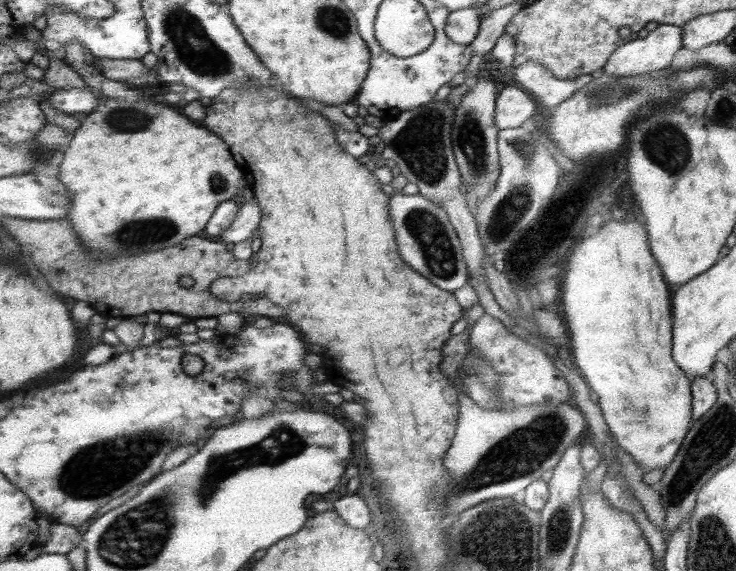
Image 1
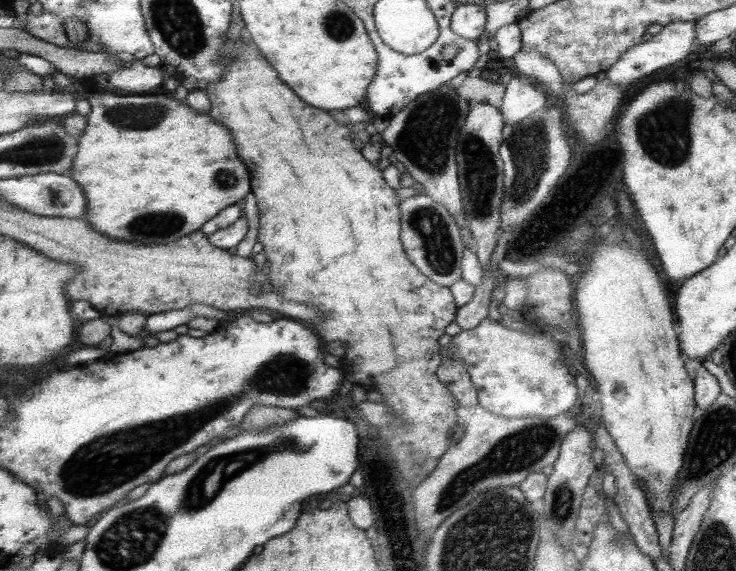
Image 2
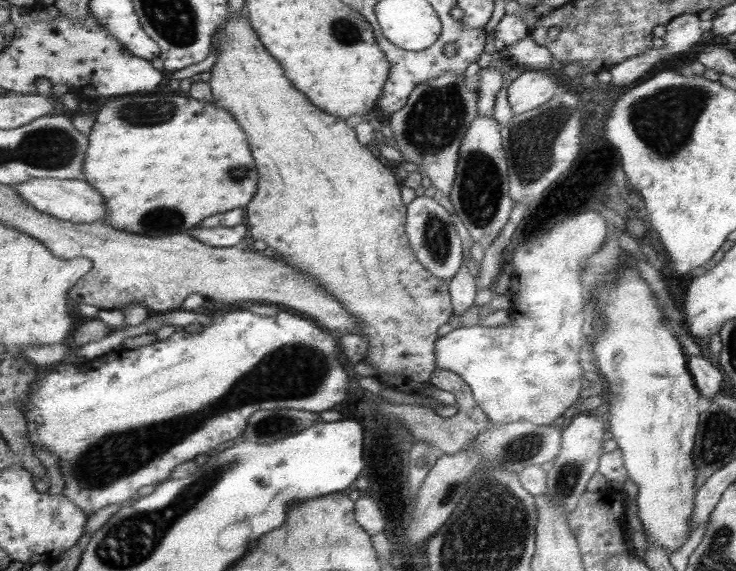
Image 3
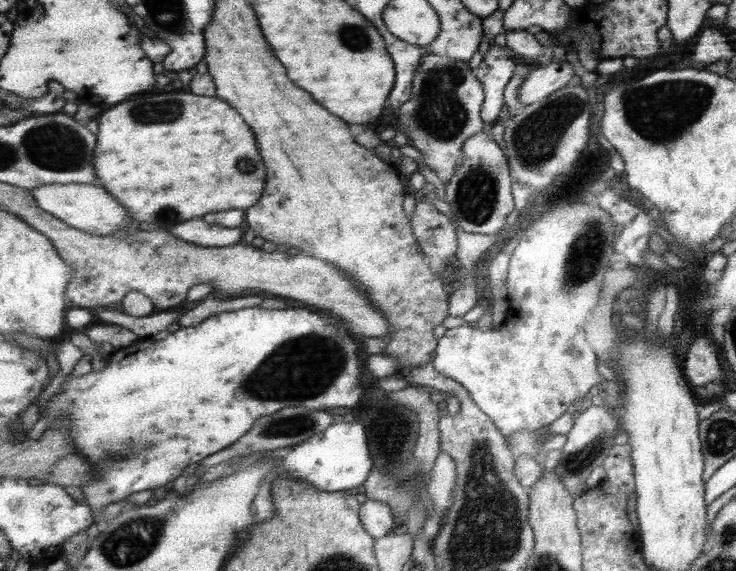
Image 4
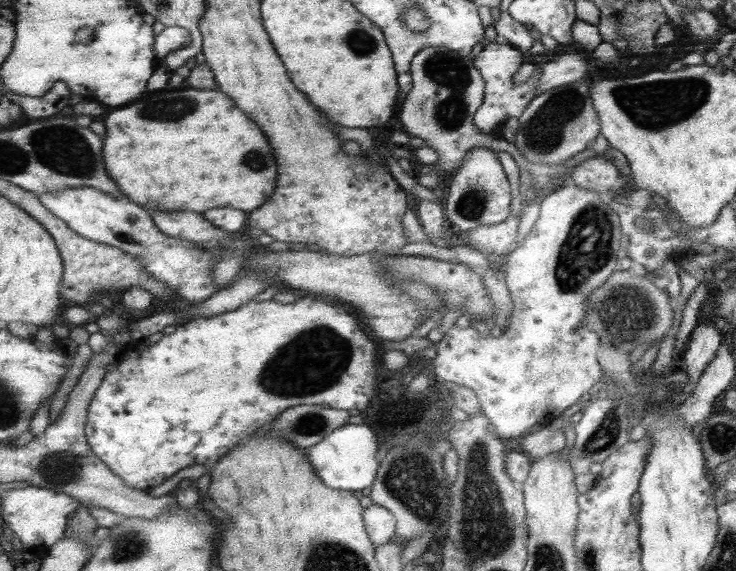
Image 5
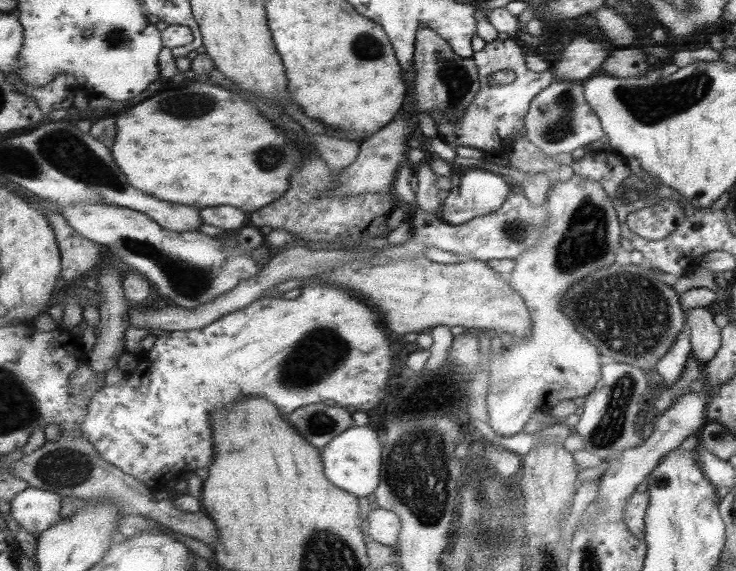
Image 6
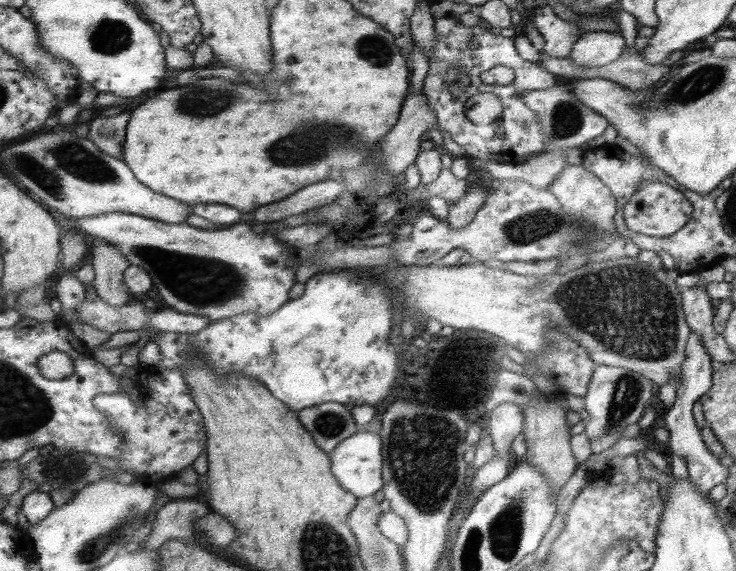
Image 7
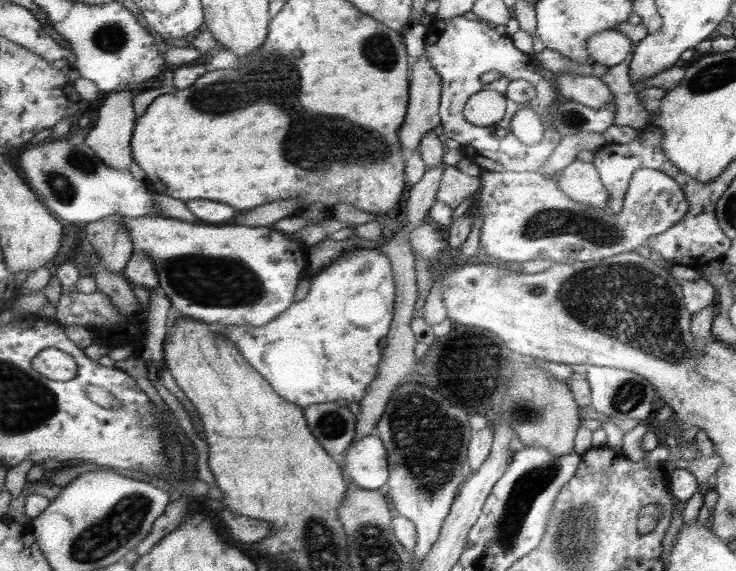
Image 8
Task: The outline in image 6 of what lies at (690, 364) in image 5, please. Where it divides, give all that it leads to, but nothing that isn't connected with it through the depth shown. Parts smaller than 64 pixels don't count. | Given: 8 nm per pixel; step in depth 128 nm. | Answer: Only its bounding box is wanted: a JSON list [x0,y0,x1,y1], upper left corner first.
[686,307,720,363]

